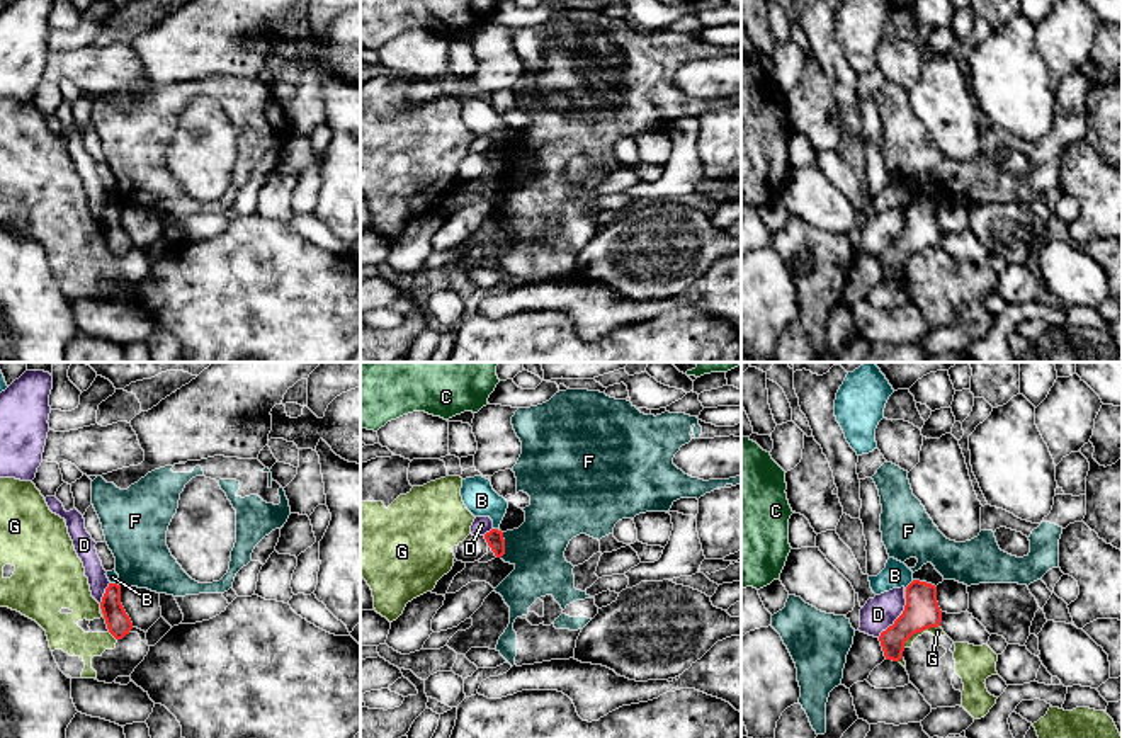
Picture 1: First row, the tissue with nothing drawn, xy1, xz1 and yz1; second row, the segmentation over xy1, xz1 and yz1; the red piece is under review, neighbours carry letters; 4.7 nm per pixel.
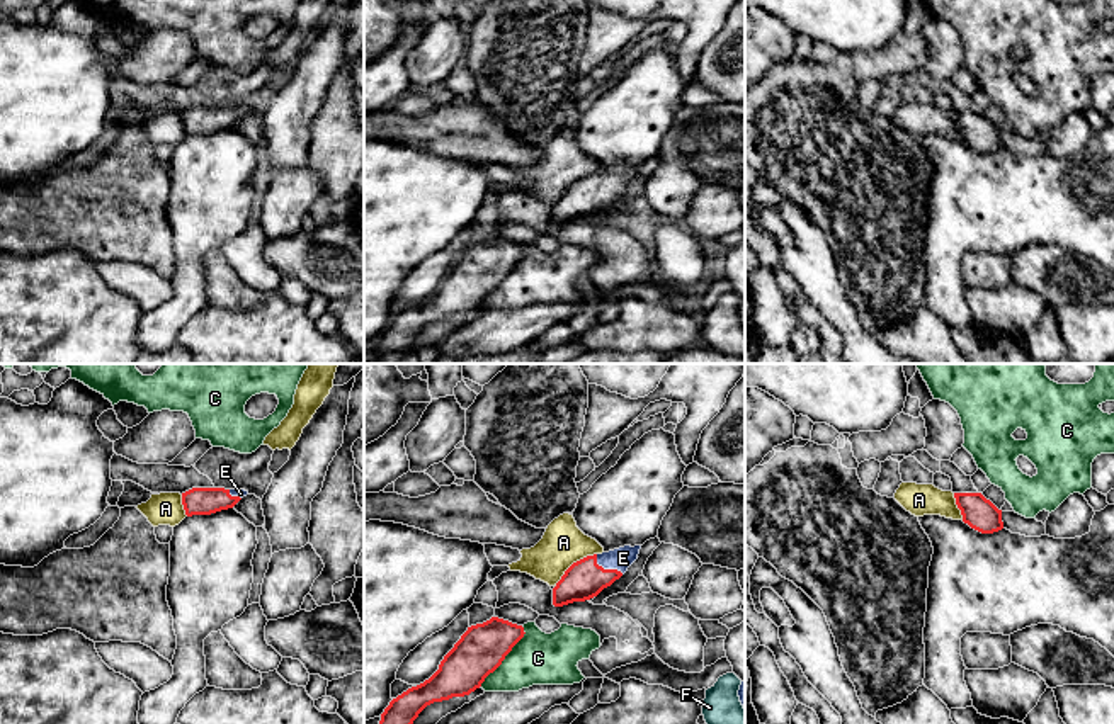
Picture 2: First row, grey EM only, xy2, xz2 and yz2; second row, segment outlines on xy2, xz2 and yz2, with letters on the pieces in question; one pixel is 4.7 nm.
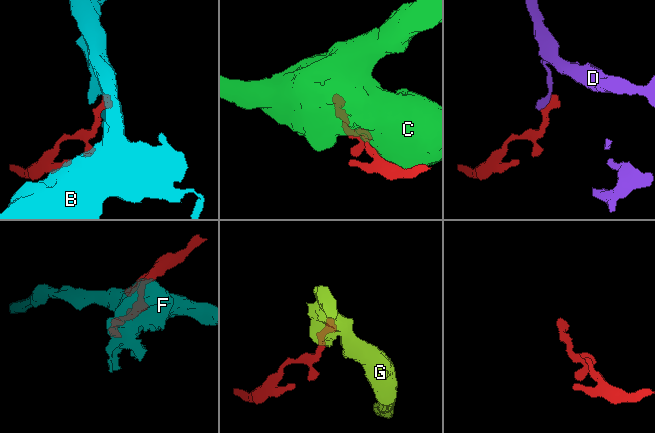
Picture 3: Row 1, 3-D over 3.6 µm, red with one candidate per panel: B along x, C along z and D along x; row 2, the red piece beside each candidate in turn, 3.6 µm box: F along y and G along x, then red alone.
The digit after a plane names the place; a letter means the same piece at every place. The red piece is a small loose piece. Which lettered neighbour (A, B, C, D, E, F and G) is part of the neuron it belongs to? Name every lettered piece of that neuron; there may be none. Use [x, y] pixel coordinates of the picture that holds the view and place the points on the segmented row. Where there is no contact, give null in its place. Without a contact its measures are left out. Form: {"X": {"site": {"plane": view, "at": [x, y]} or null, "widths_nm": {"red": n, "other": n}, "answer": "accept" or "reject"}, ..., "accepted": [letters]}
{"A": {"site": {"plane": "xz2", "at": [572, 565]}, "widths_nm": {"red": 190, "other": 200}, "answer": "reject"}, "B": {"site": {"plane": "yz1", "at": [910, 584]}, "widths_nm": {"red": 170, "other": 120}, "answer": "reject"}, "C": {"site": {"plane": "xz2", "at": [505, 655]}, "widths_nm": {"red": 220, "other": 240}, "answer": "reject"}, "D": {"site": {"plane": "yz1", "at": [896, 619]}, "widths_nm": {"red": 170, "other": 160}, "answer": "reject"}, "E": {"site": {"plane": "xz2", "at": [606, 570]}, "widths_nm": {"red": 190, "other": 100}, "answer": "accept"}, "F": {"site": {"plane": "xz1", "at": [504, 544]}, "widths_nm": {"red": 80, "other": 260}, "answer": "reject"}, "G": {"site": {"plane": "yz1", "at": [918, 631]}, "widths_nm": {"red": 170, "other": 50}, "answer": "reject"}, "accepted": ["E"]}

